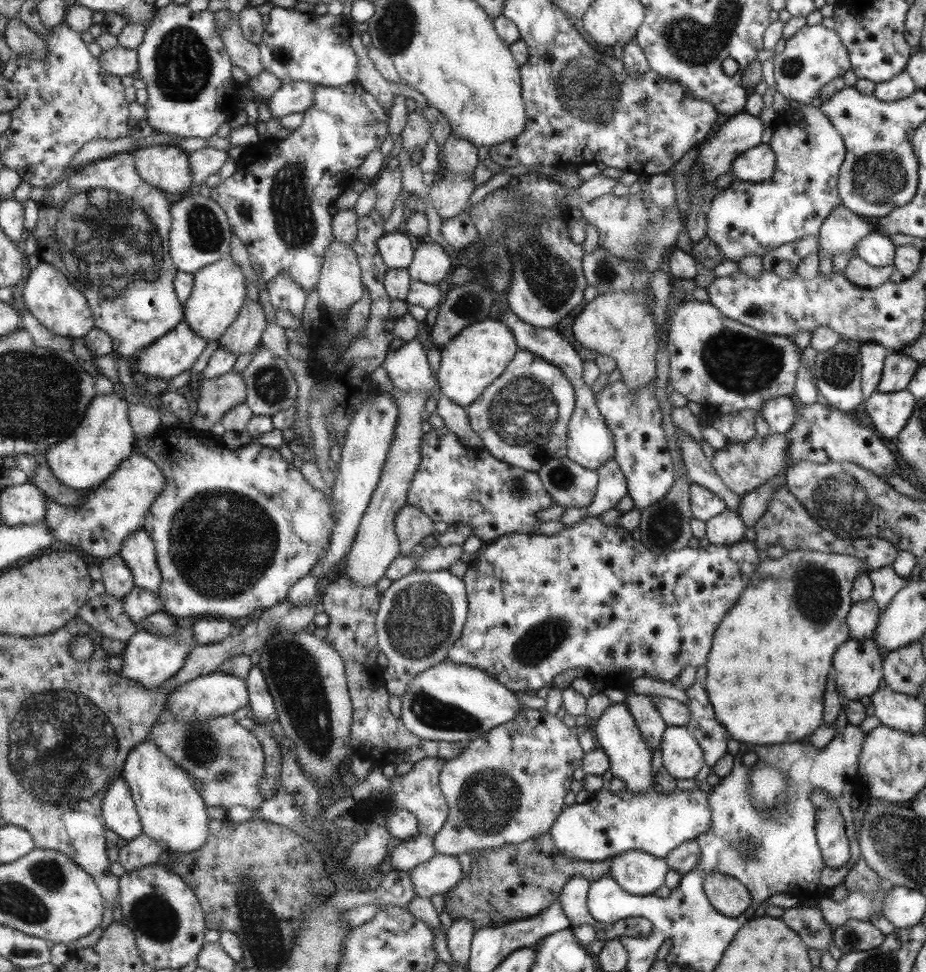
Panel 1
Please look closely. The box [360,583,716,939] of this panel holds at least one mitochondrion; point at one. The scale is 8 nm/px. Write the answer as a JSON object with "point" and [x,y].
{"point":[488,801]}

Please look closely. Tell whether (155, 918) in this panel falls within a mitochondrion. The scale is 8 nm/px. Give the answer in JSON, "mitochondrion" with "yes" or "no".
{"mitochondrion":"yes"}

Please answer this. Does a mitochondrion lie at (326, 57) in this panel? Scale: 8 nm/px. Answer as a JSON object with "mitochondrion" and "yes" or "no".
{"mitochondrion":"no"}

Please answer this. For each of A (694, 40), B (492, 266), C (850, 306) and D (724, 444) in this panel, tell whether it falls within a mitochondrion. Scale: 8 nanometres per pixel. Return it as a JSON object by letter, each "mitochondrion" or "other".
{"A":"mitochondrion","B":"mitochondrion","C":"mitochondrion","D":"other"}

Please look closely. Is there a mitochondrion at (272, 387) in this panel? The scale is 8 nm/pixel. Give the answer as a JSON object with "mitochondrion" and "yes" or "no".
{"mitochondrion":"yes"}

